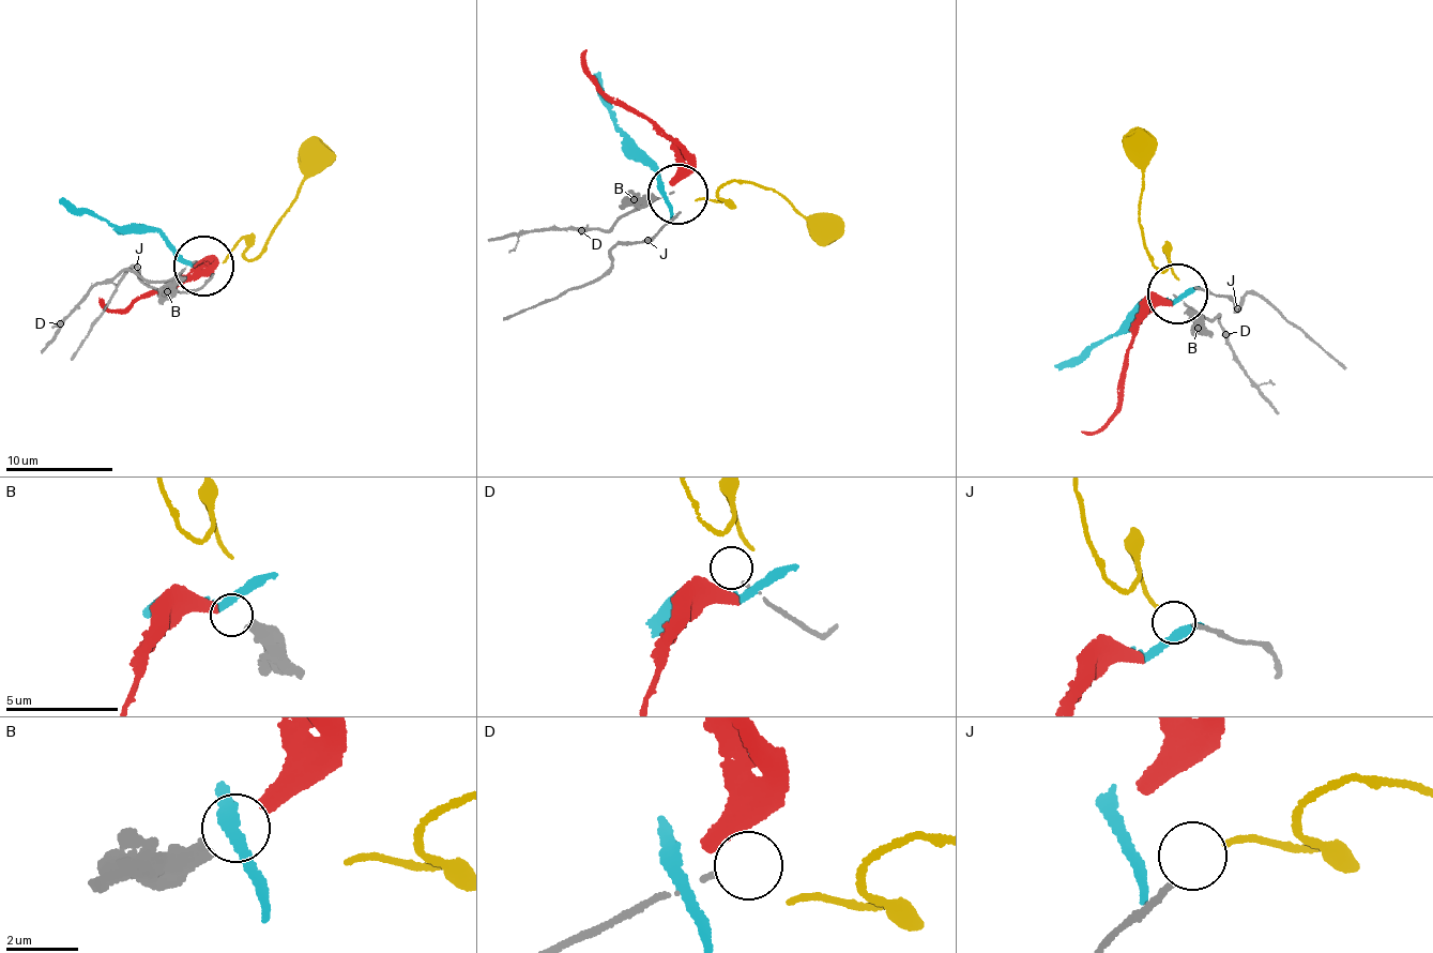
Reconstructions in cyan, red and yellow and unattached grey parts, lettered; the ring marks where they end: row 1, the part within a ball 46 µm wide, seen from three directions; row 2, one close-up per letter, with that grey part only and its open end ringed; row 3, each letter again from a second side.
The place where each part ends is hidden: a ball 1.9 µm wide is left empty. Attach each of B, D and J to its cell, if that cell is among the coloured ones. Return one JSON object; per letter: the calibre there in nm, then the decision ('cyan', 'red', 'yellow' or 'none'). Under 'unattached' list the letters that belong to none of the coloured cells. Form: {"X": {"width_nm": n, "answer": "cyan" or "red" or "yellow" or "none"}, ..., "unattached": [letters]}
{"B": {"width_nm": 440, "answer": "red"}, "D": {"width_nm": 110, "answer": "none"}, "J": {"width_nm": 180, "answer": "yellow"}, "unattached": ["D"]}

